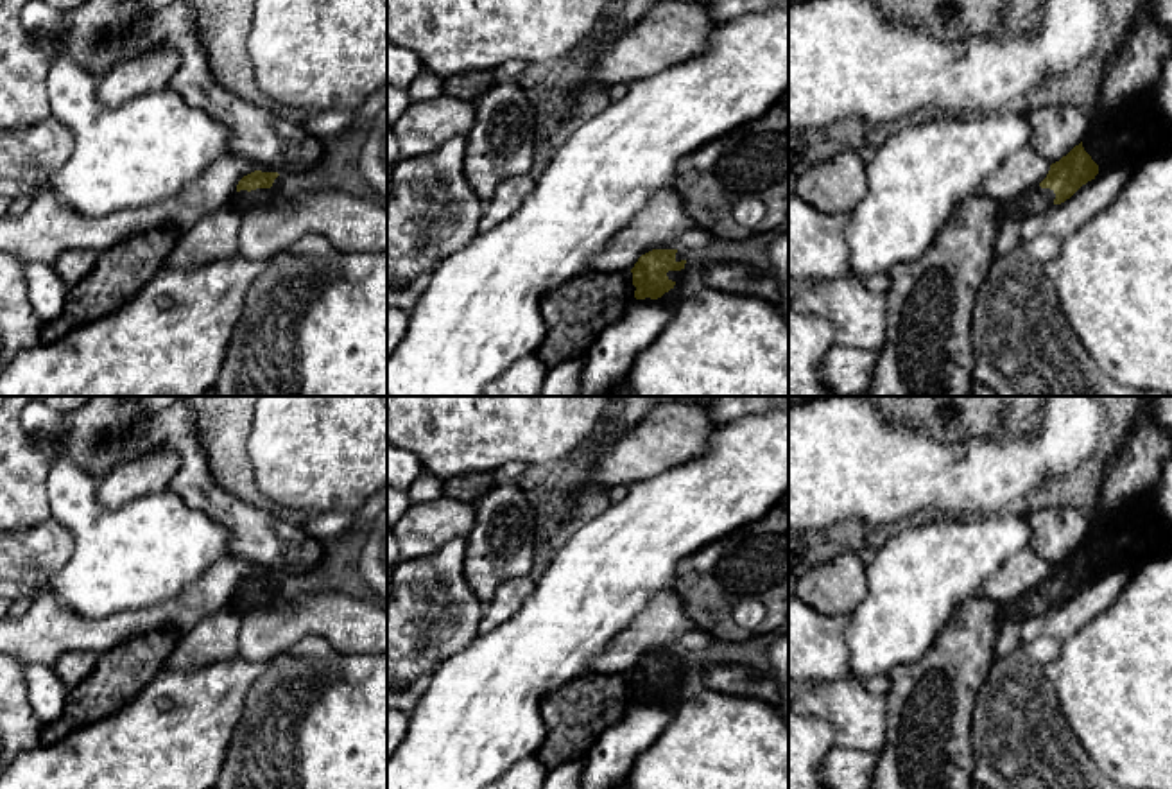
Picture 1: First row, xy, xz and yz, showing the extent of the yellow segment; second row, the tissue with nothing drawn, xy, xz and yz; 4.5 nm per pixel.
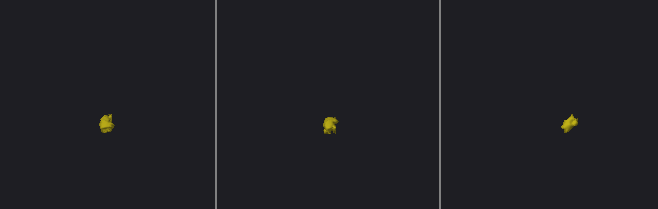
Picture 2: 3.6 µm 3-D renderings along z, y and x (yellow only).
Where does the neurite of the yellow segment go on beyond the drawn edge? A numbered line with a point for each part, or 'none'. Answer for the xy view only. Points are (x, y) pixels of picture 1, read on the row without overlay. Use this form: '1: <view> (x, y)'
1: xy (242, 603)

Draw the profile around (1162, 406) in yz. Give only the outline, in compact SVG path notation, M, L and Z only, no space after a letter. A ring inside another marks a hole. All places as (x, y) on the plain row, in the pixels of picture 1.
M1152 396L1152 407L1158 423L1172 436L1172 396Z

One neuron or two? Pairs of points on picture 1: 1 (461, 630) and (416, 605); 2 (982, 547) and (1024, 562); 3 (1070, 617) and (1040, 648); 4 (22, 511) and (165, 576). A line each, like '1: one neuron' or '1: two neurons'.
1: one neuron
2: two neurons
3: one neuron
4: two neurons

